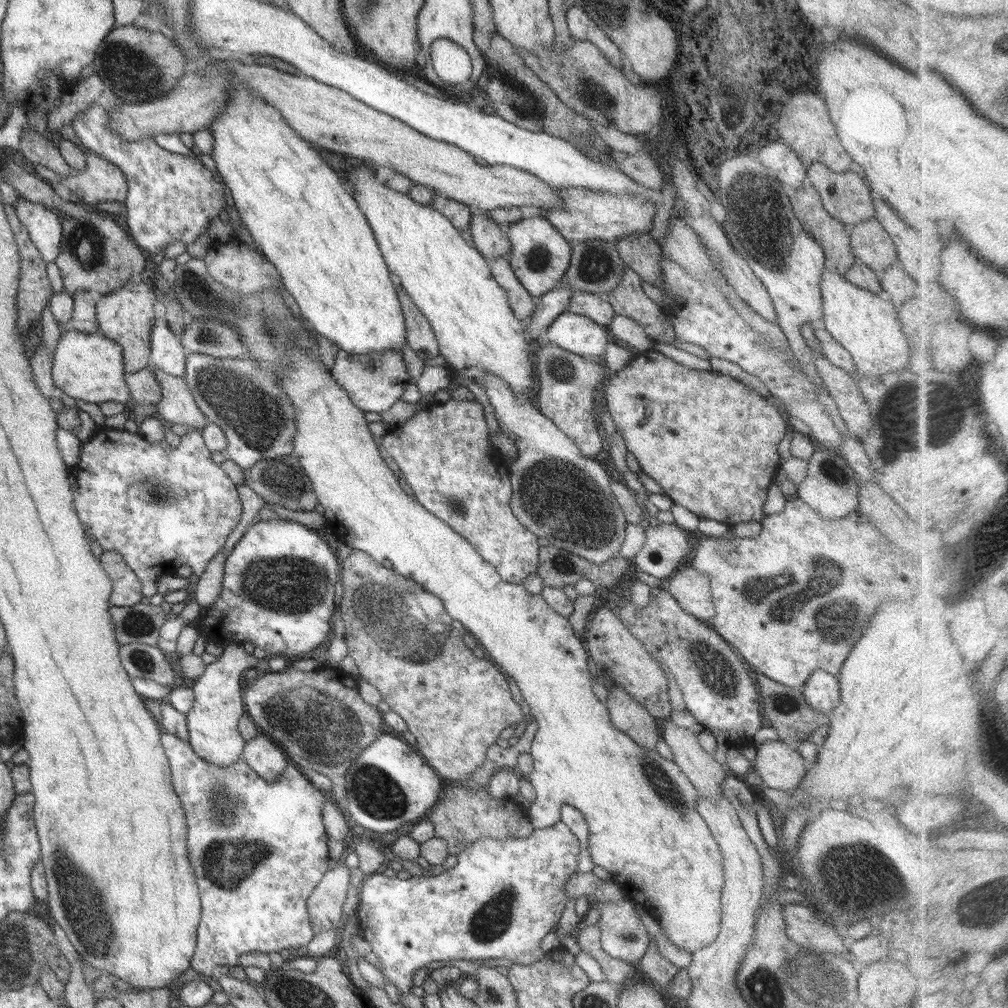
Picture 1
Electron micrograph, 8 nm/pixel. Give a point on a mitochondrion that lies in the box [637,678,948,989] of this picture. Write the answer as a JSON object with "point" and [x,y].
{"point":[857,861]}

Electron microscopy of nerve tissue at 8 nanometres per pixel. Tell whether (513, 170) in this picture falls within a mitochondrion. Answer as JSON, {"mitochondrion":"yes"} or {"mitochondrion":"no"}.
{"mitochondrion":"no"}

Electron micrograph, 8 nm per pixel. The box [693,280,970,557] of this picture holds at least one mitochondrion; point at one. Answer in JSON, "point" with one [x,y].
{"point":[945,407]}

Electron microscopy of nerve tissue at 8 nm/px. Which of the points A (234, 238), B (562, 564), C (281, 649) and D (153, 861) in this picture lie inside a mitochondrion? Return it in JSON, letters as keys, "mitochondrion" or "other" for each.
{"A":"other","B":"mitochondrion","C":"other","D":"other"}

